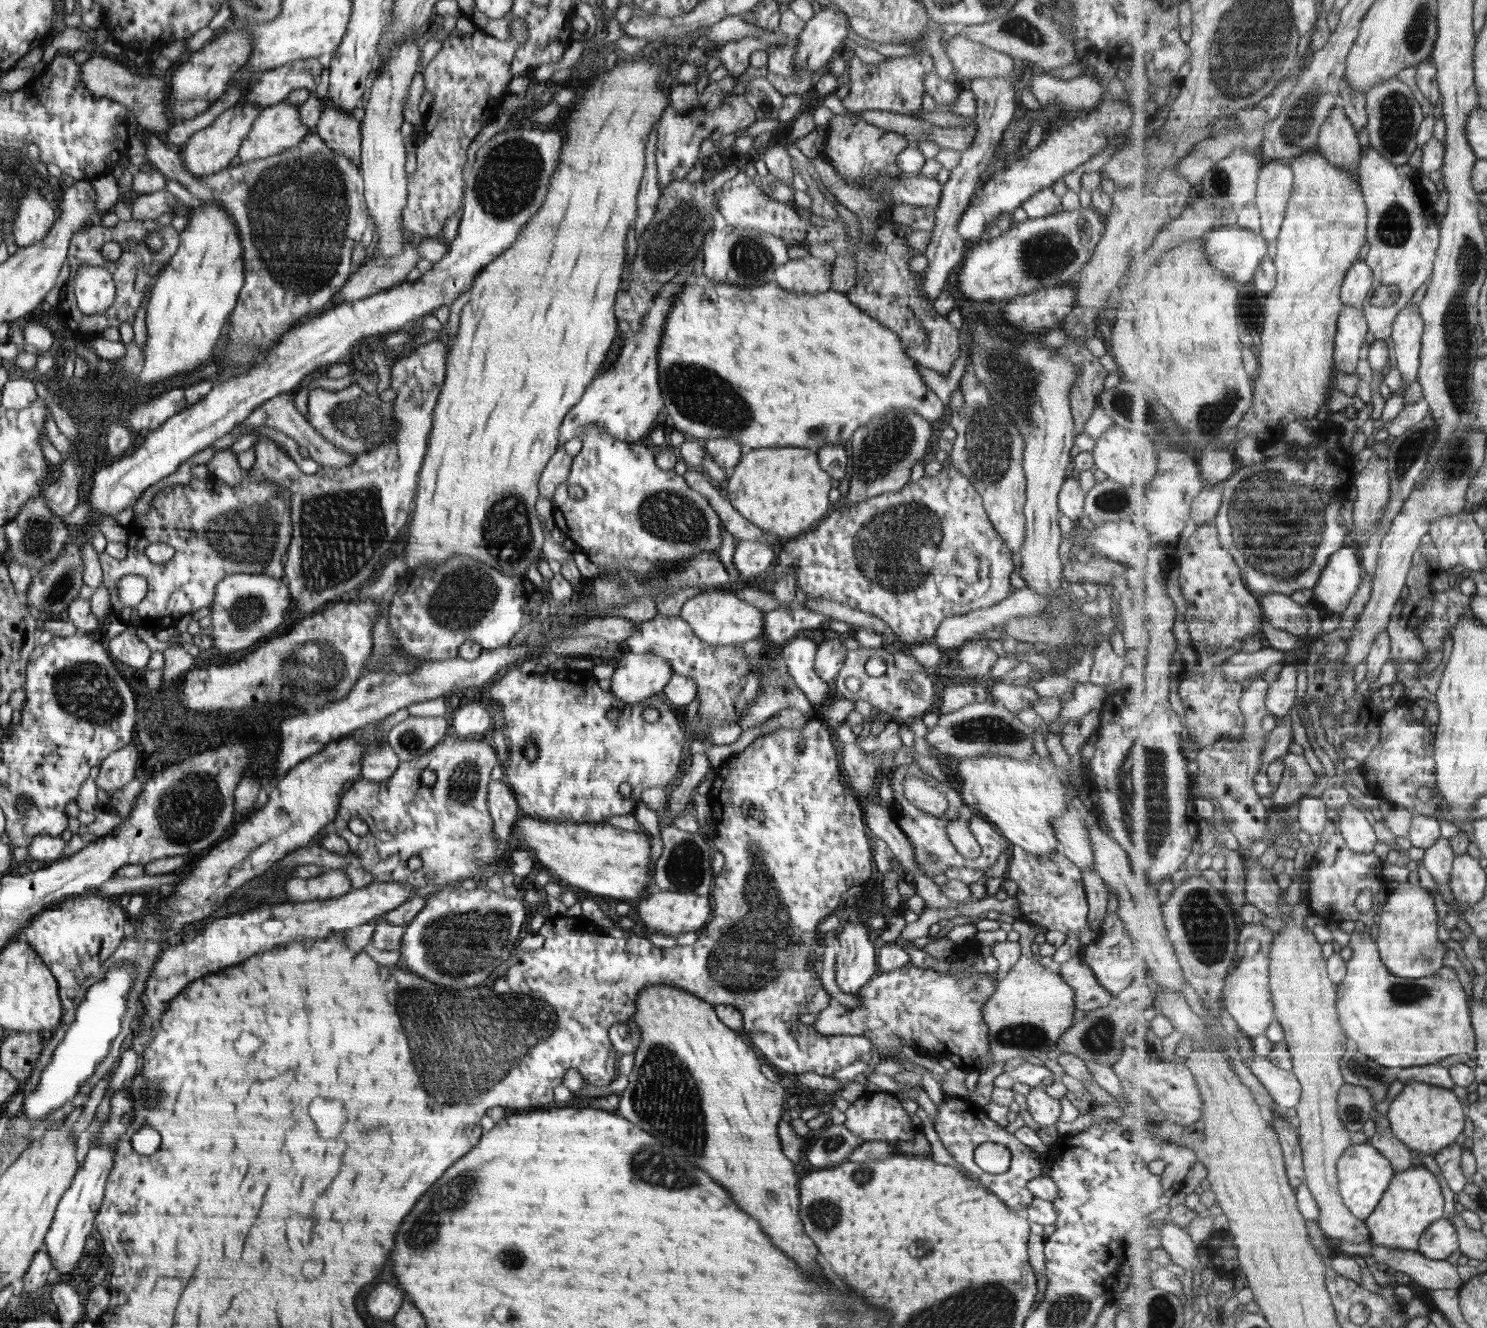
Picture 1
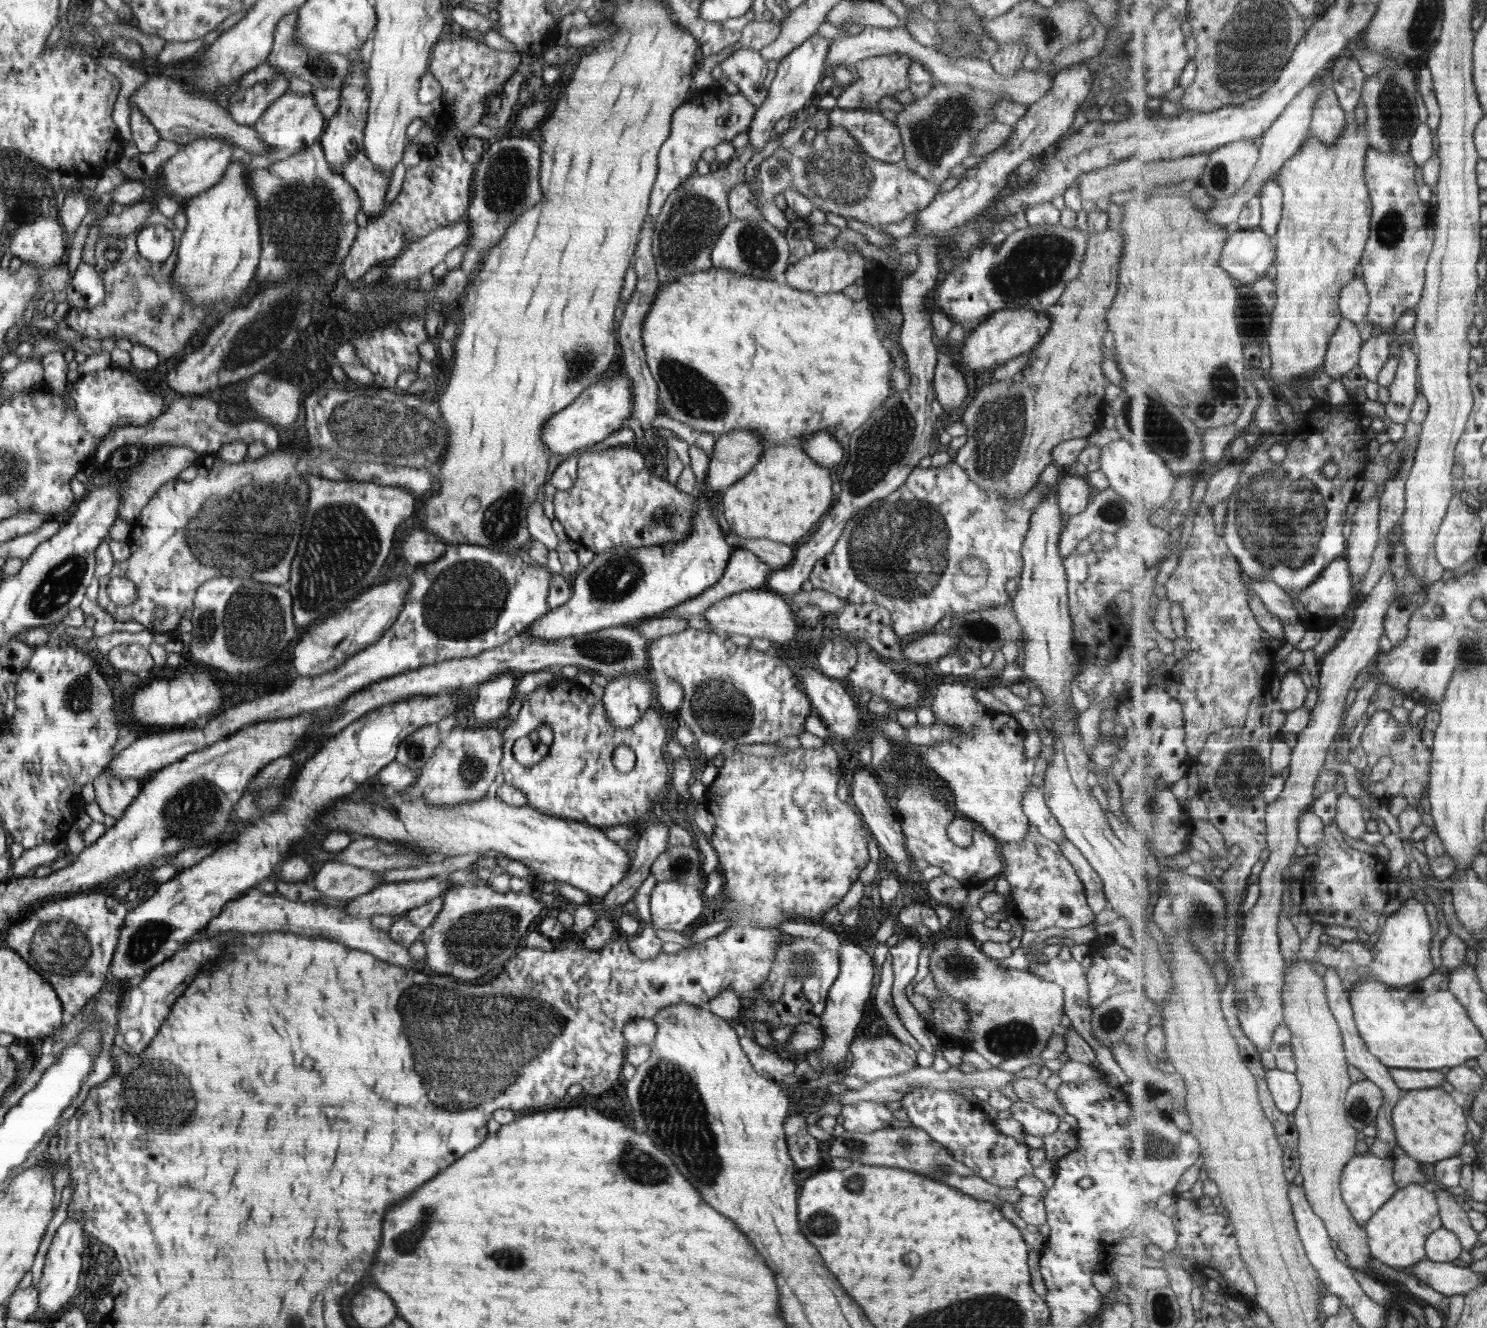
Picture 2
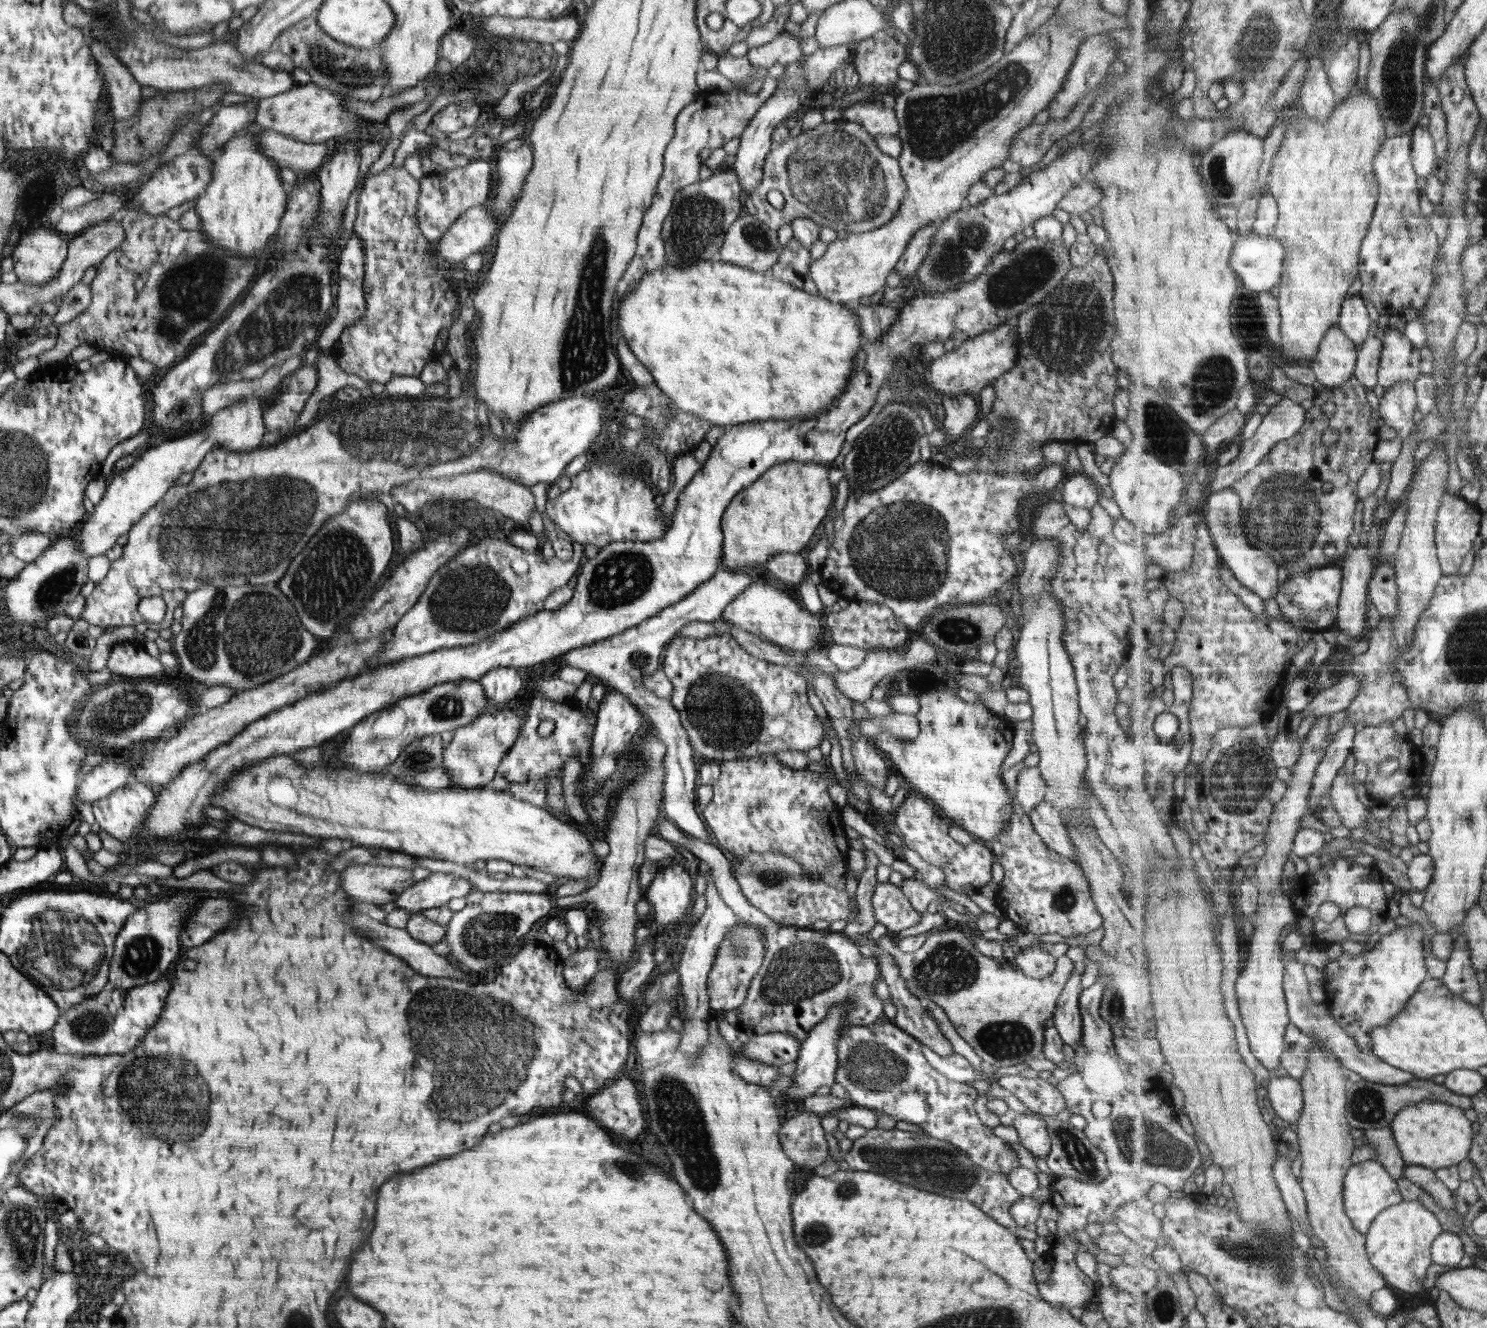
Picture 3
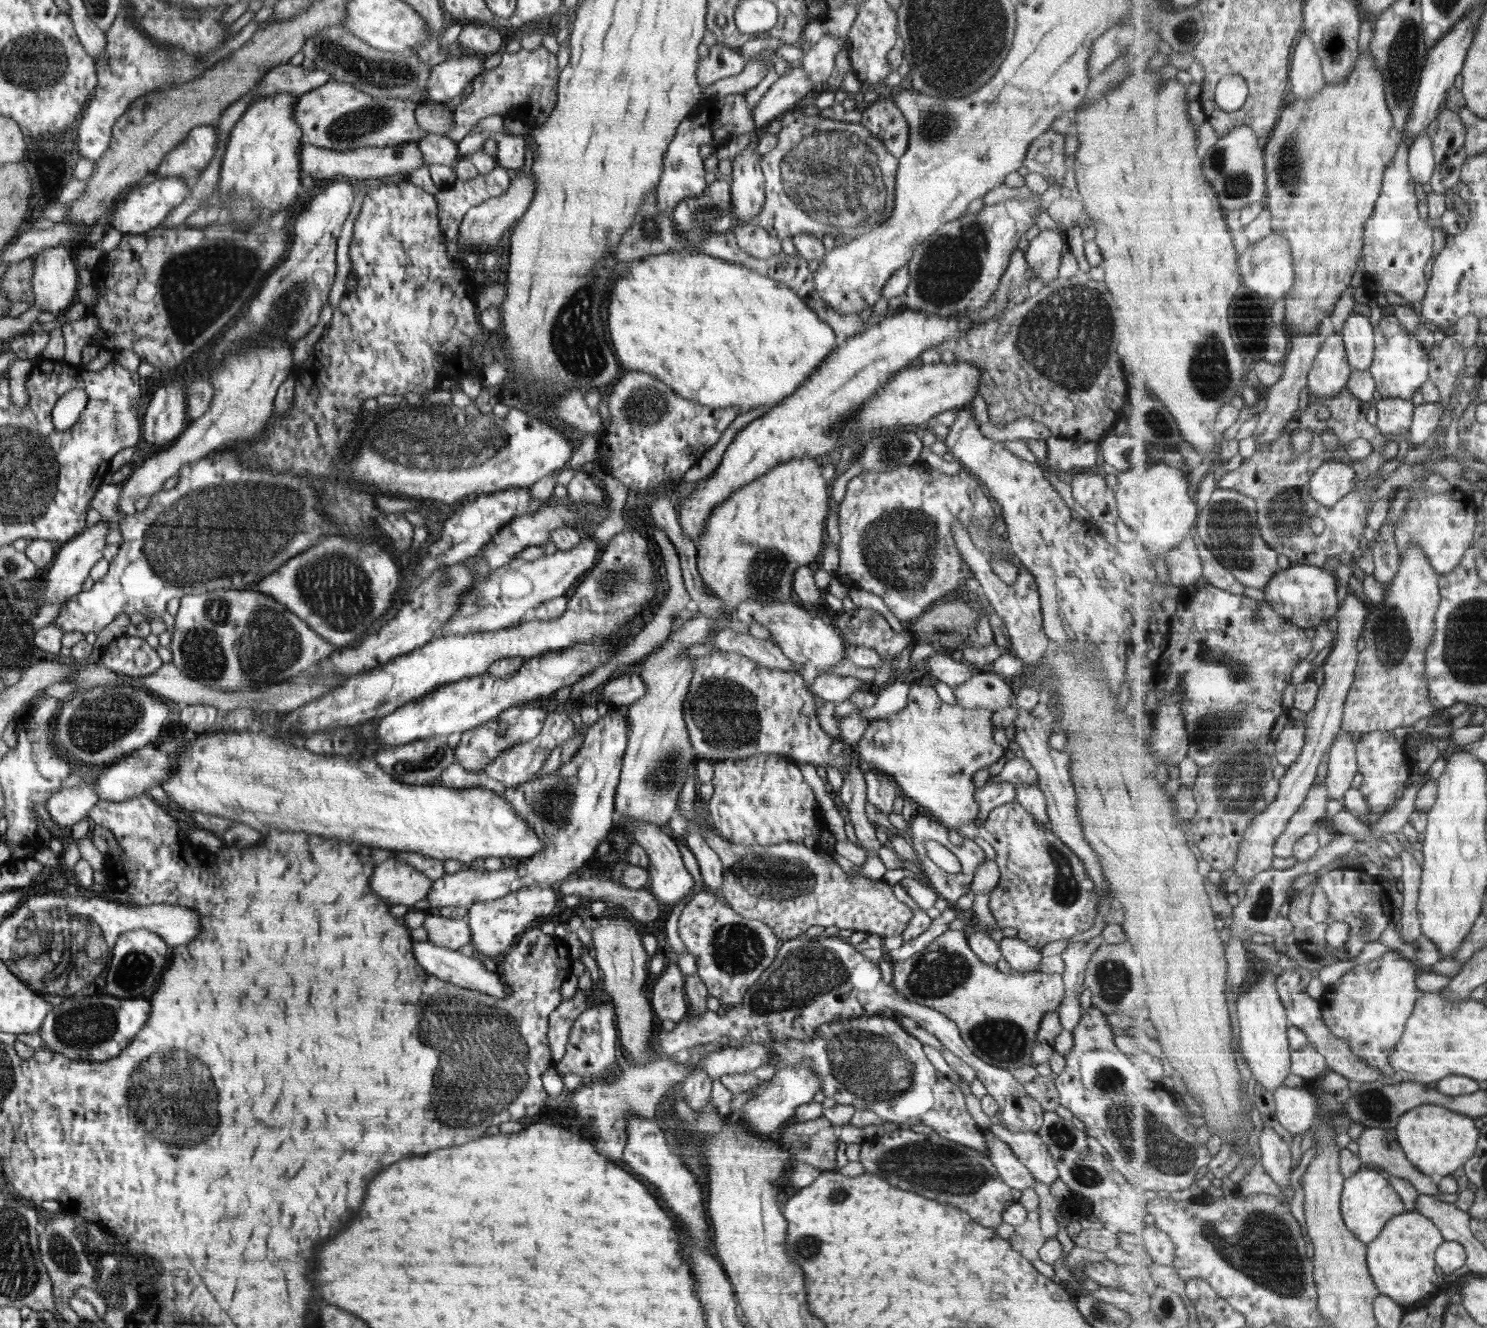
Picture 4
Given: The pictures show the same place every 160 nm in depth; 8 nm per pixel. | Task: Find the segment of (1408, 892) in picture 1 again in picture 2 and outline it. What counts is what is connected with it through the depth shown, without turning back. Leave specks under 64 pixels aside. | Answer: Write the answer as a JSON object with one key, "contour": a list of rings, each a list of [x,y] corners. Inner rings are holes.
{"contour":[[[1410,898],[1403,903],[1398,911],[1385,919],[1381,926],[1382,933],[1374,939],[1371,945],[1373,960],[1350,960],[1350,942],[1346,942],[1344,946],[1333,946],[1325,941],[1320,945],[1318,961],[1326,967],[1338,968],[1351,992],[1357,982],[1370,977],[1380,977],[1389,985],[1401,987],[1427,979],[1438,972],[1432,954],[1436,930],[1432,926],[1426,904],[1418,898]]]}

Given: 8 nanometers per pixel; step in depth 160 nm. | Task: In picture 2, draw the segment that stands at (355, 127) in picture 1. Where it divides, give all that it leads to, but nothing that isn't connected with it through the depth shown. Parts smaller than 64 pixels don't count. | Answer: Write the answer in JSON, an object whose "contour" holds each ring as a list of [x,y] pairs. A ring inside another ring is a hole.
{"contour":[[[360,146],[351,159],[348,159],[345,163],[341,164],[341,174],[356,189],[356,192],[360,197],[362,210],[364,214],[366,214],[366,217],[369,218],[369,222],[380,218],[380,216],[386,212],[385,210],[389,204],[386,204],[384,198],[386,198],[386,189],[390,184],[392,171],[393,170],[381,172],[381,170],[378,170],[372,162],[368,160],[362,146]]]}

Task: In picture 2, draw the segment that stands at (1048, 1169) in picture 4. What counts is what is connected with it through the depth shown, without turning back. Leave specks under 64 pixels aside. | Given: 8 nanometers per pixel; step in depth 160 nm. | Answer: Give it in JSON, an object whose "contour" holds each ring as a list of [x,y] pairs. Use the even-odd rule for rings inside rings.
{"contour":[[[1017,1101],[1011,1106],[1014,1120],[1023,1126],[1024,1132],[1043,1137],[1056,1132],[1060,1118],[1052,1111],[1038,1108],[1024,1101]]]}

